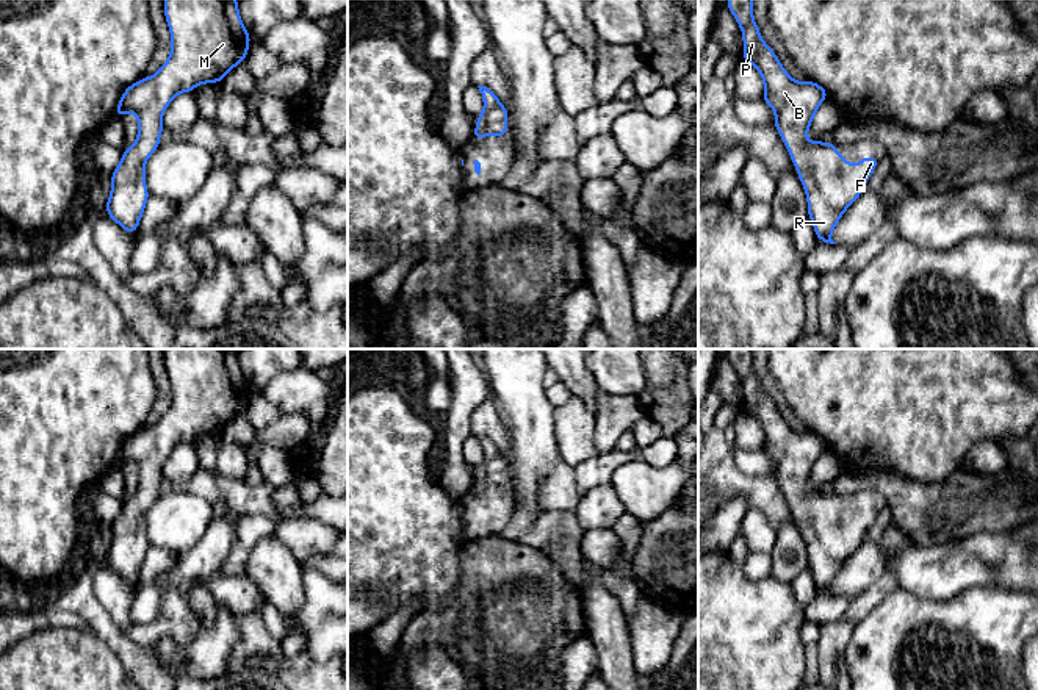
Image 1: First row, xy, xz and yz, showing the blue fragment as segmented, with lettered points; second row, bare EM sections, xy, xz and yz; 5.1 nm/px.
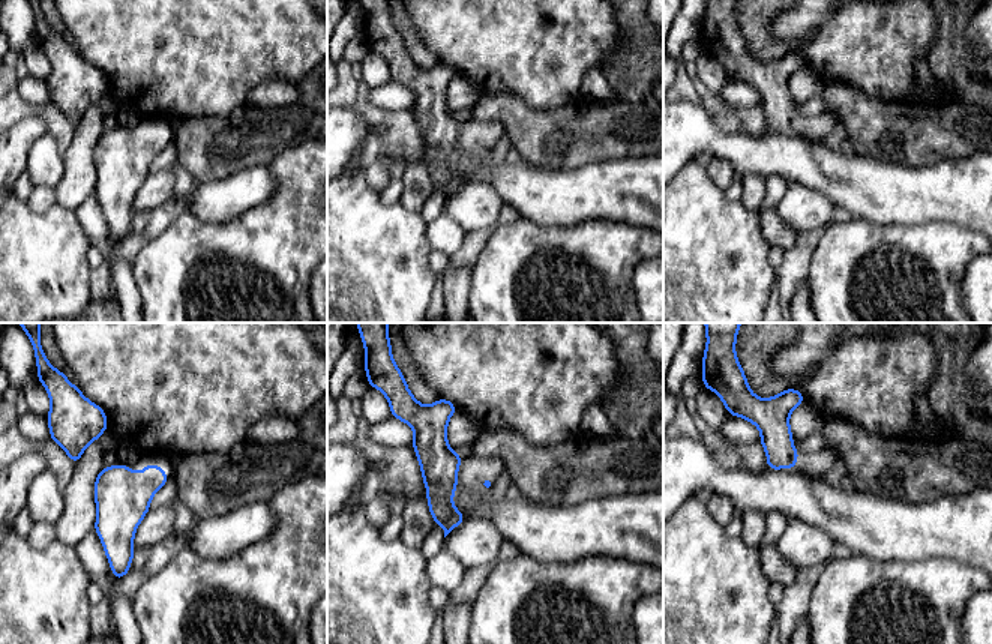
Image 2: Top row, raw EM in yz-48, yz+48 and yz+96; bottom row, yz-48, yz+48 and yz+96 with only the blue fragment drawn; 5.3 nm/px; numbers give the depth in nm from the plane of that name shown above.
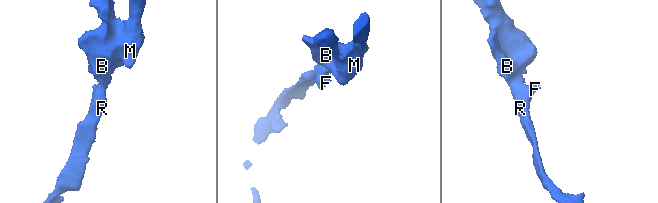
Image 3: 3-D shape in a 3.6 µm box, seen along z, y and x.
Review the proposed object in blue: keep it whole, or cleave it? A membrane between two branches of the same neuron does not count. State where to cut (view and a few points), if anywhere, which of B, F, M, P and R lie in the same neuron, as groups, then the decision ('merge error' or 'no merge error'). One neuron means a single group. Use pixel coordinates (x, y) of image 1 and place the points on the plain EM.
cut none; groups B F M P R; no merge error

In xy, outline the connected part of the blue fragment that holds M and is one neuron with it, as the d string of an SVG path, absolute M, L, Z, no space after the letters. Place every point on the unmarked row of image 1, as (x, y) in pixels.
M164 349L164 366L172 402L152 427L130 435L116 458L116 468L135 463L139 474L136 491L124 501L111 524L106 565L127 584L135 584L149 541L146 512L157 501L163 465L172 449L204 433L221 430L249 402L250 385L240 368L236 349Z

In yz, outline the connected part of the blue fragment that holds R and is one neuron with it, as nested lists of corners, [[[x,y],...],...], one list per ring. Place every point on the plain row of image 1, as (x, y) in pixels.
[[[728,349],[726,357],[742,380],[742,408],[762,427],[762,451],[775,462],[773,476],[805,538],[808,568],[816,587],[824,593],[836,595],[831,590],[833,579],[866,540],[867,529],[880,510],[863,507],[852,518],[849,510],[839,505],[834,493],[819,490],[809,493],[806,483],[828,443],[814,432],[795,432],[784,421],[755,374],[753,349]]]

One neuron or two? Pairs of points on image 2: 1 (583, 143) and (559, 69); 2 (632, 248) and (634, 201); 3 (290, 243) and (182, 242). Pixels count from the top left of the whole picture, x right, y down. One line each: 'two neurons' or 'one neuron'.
1: two neurons
2: two neurons
3: one neuron

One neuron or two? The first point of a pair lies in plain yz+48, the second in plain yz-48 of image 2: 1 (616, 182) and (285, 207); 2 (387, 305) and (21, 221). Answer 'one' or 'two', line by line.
1: two
2: one

